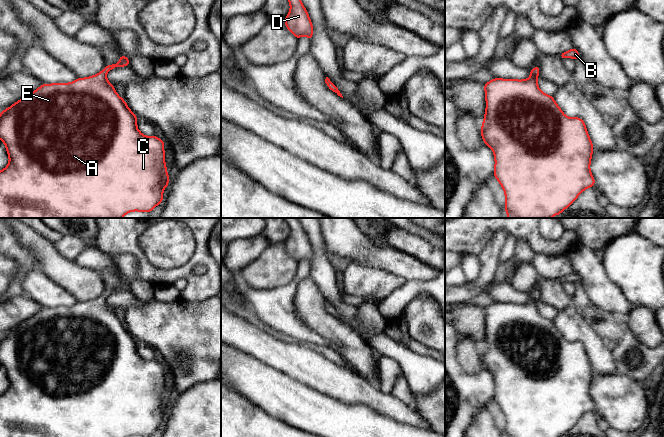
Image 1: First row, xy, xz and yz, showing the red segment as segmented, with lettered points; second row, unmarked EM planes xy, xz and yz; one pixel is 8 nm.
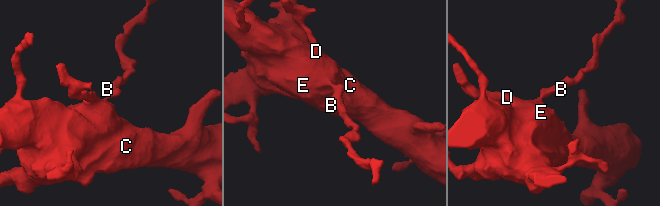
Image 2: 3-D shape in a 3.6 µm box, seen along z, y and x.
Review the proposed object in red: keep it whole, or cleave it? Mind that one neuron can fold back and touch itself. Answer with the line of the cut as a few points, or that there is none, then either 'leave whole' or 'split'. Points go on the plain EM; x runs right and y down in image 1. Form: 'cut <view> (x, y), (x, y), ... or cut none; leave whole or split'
cut none; leave whole

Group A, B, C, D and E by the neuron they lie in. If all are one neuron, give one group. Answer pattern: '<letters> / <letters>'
A B C D E

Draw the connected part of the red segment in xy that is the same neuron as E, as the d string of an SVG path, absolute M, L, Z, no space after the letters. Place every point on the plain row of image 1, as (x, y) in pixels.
M122 279L117 288L110 288L98 298L77 302L71 307L42 308L38 313L18 324L0 337L0 364L5 368L9 388L0 395L0 437L129 437L151 436L163 425L163 413L170 400L165 388L164 365L155 359L144 360L137 352L137 340L107 304L106 297L116 291L129 290L129 283Z

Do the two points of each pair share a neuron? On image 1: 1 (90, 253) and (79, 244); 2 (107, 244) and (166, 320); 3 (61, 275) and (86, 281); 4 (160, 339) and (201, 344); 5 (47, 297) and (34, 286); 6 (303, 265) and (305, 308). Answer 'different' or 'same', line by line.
1: different
2: different
3: same
4: same
5: same
6: different

